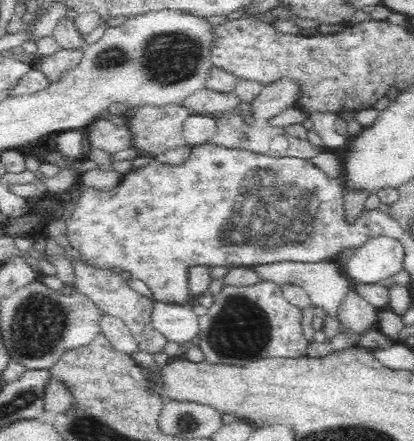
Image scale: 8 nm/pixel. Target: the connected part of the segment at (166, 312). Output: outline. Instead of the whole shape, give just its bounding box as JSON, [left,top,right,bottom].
[151,301,199,344]

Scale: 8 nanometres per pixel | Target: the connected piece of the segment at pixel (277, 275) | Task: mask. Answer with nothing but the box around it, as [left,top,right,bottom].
[254,259,352,340]

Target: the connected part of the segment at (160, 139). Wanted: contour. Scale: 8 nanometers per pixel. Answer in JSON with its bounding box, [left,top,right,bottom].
[127,102,192,157]

